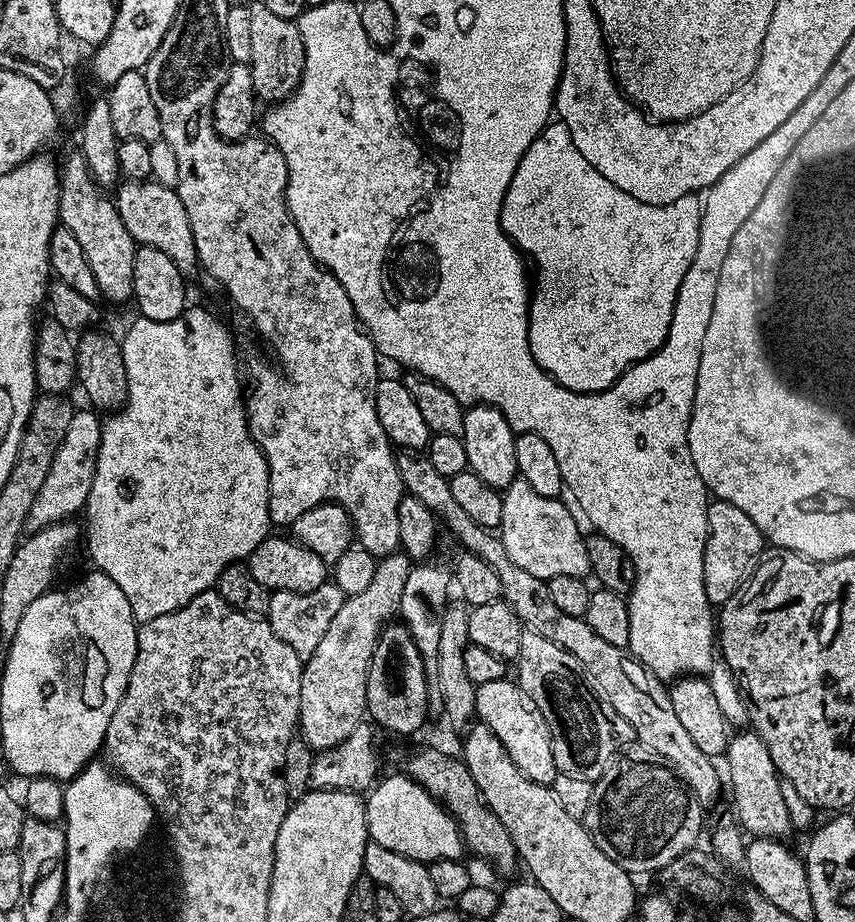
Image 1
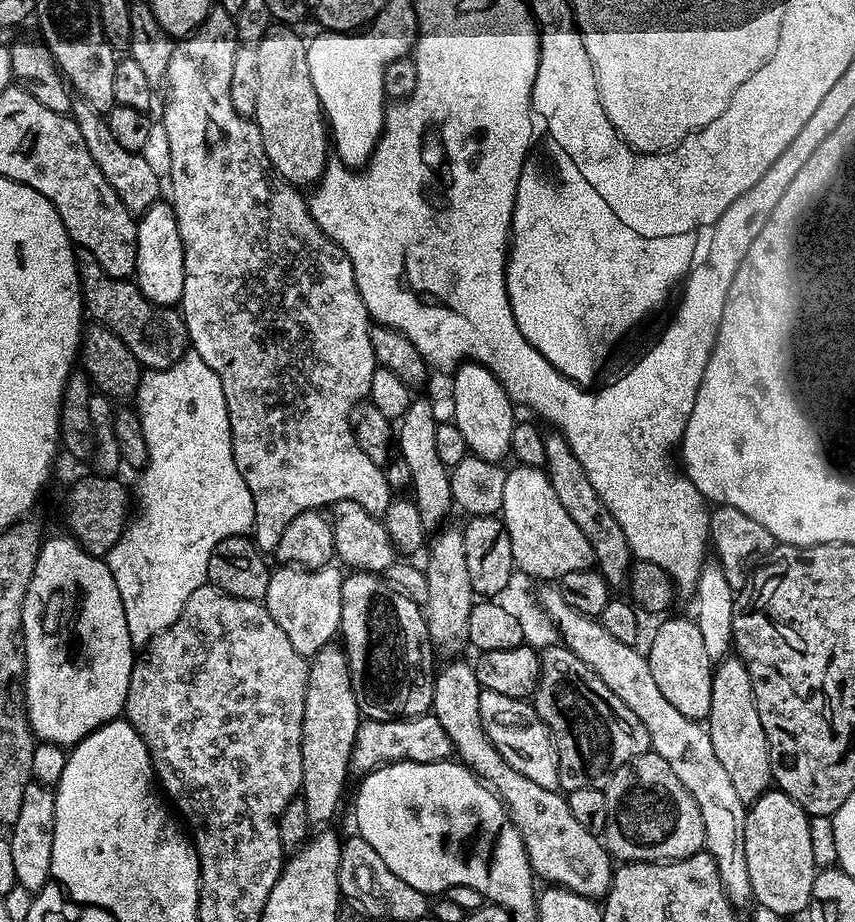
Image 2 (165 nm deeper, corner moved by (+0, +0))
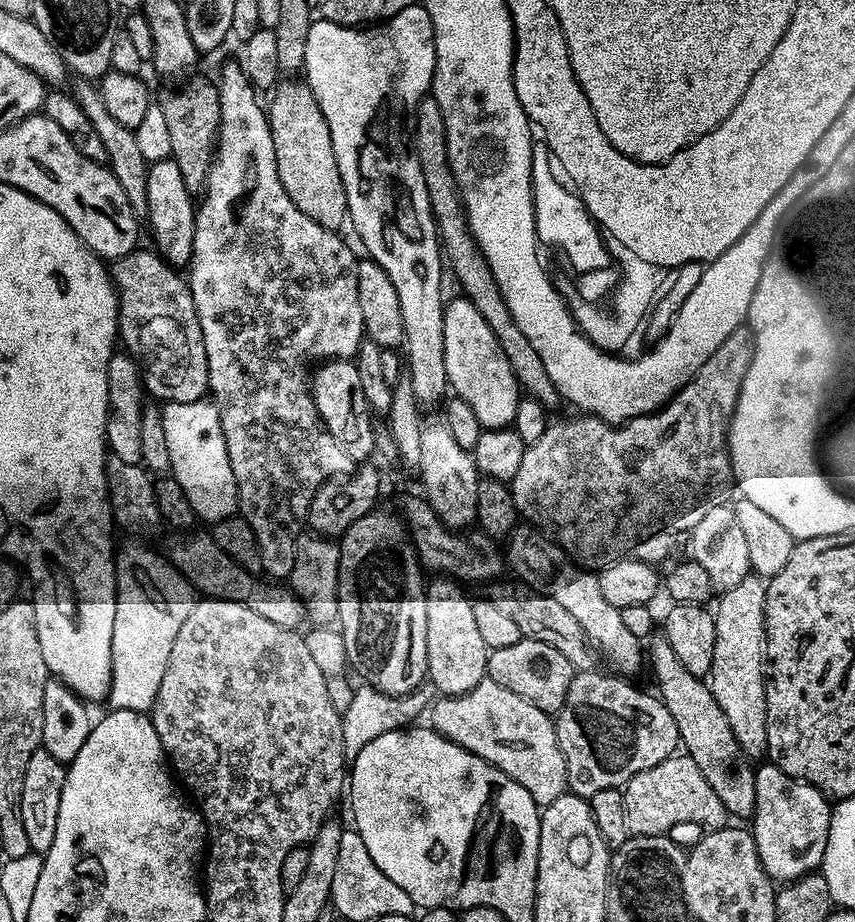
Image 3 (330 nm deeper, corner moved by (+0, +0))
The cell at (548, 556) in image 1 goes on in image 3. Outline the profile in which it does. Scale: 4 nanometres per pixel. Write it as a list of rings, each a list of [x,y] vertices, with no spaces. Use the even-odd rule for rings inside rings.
[[[741,326],[738,330],[734,330],[734,334],[730,334],[730,338],[726,338],[726,342],[722,342],[722,346],[718,346],[718,350],[714,350],[714,354],[710,354],[710,358],[704,363],[702,370],[698,370],[696,377],[658,411],[633,420],[625,420],[624,423],[618,425],[608,424],[596,416],[587,414],[576,414],[573,420],[560,420],[557,424],[556,421],[549,423],[546,434],[542,434],[542,438],[538,438],[538,442],[525,447],[522,462],[518,466],[518,474],[514,474],[514,478],[510,481],[517,513],[523,519],[525,516],[528,519],[525,521],[529,525],[535,526],[539,531],[547,534],[556,541],[559,547],[564,549],[569,557],[575,558],[577,561],[616,561],[625,554],[631,553],[641,540],[647,540],[649,536],[667,528],[676,534],[687,533],[696,527],[711,509],[723,505],[728,500],[728,491],[733,491],[732,463],[728,457],[728,423],[732,421],[738,394],[742,390],[742,382],[746,378],[746,370],[751,361],[752,334],[747,327]]]

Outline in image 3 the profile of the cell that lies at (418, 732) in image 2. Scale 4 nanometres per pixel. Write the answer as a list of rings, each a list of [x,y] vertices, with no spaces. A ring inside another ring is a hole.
[[[487,678],[462,696],[440,696],[437,701],[430,708],[430,727],[452,744],[470,750],[478,758],[505,772],[511,780],[518,782],[521,788],[532,795],[537,806],[554,802],[569,791],[566,758],[558,746],[556,726],[549,713],[538,710],[538,706],[526,702],[526,698],[518,698],[514,690],[506,690],[506,686],[498,686],[498,682]]]

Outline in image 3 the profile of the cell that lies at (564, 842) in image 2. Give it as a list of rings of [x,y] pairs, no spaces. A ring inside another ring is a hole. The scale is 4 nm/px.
[[[436,578],[427,585],[426,598],[426,654],[428,680],[440,696],[462,696],[474,690],[488,675],[489,649],[482,642],[474,619],[473,601],[464,597],[459,583],[452,578]]]

